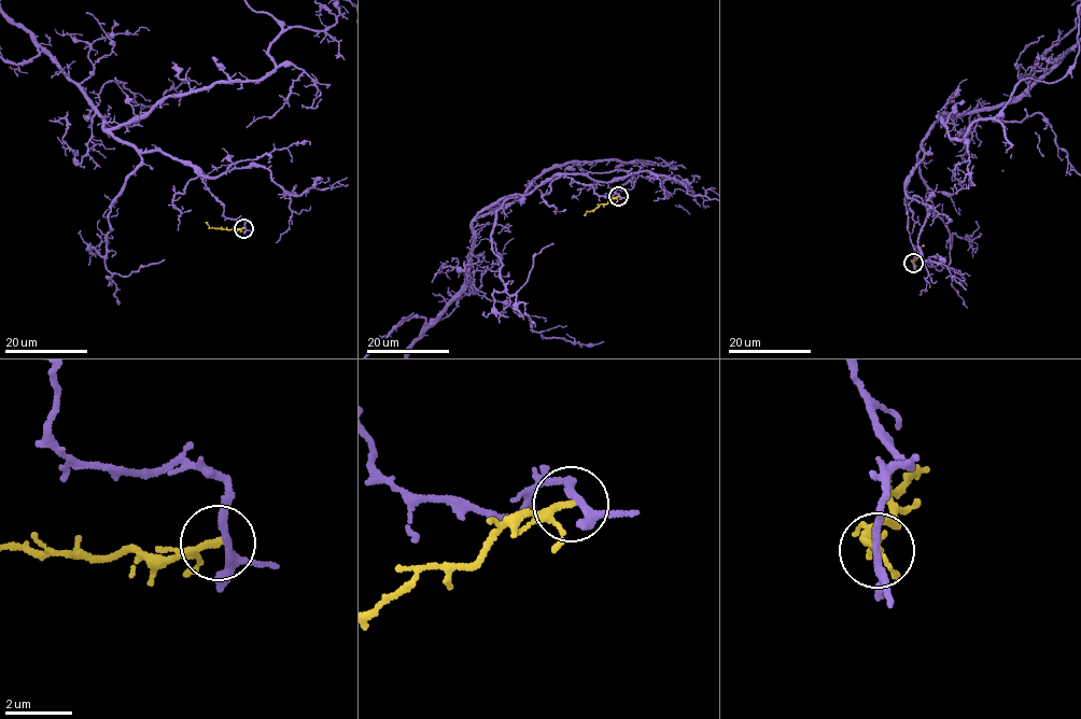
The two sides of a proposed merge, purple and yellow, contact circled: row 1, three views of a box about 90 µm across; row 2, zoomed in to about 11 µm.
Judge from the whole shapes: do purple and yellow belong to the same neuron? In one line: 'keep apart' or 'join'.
keep apart

